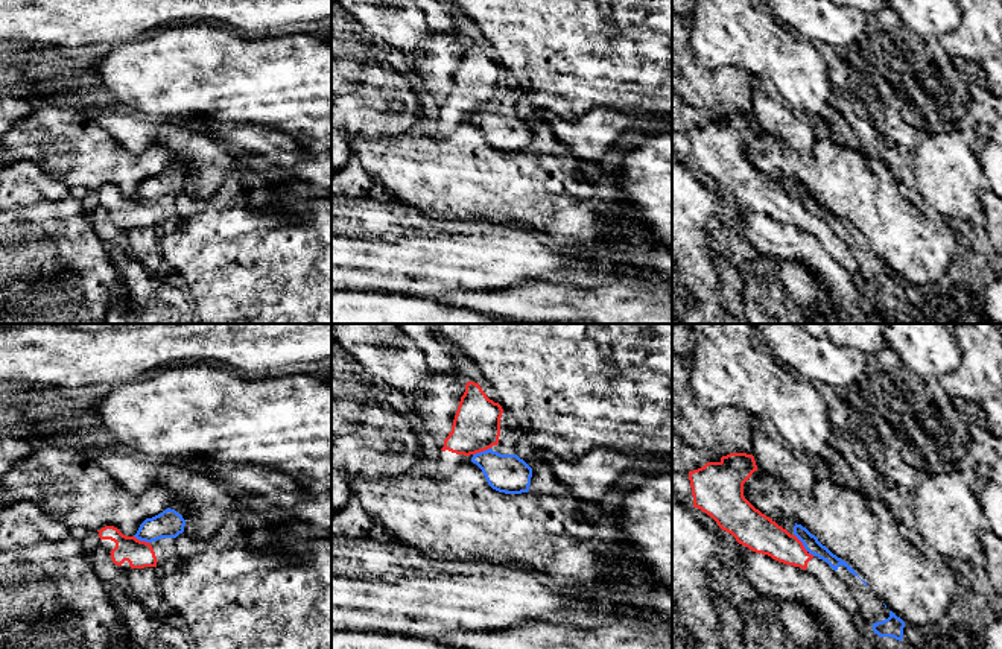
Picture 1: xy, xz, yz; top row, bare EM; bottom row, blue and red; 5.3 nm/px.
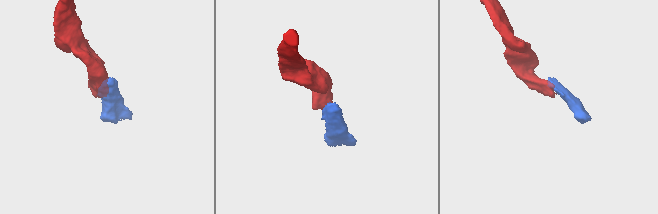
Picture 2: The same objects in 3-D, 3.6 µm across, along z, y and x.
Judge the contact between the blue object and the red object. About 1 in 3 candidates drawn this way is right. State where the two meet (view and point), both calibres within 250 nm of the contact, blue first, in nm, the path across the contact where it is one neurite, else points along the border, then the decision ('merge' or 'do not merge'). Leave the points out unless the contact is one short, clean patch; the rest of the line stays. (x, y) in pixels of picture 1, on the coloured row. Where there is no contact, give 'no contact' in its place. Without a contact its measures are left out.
contact yz (803, 544); calibres 90 and 200 nm; border yz (794, 534), (814, 555); do not merge

